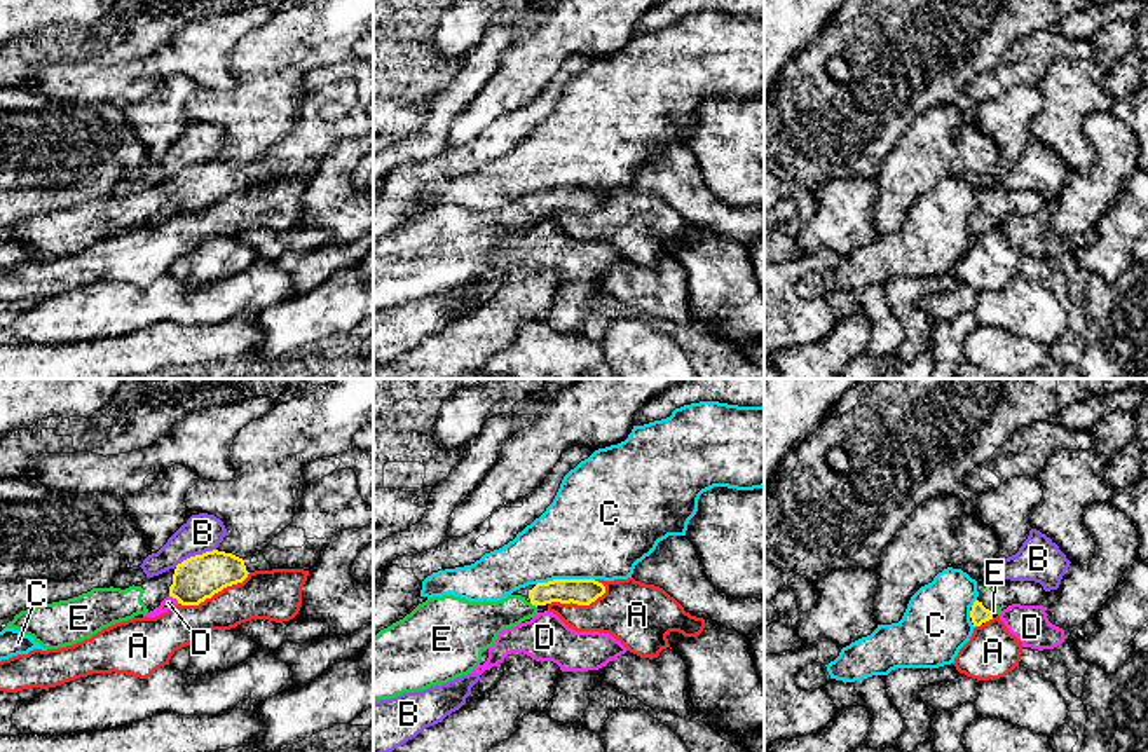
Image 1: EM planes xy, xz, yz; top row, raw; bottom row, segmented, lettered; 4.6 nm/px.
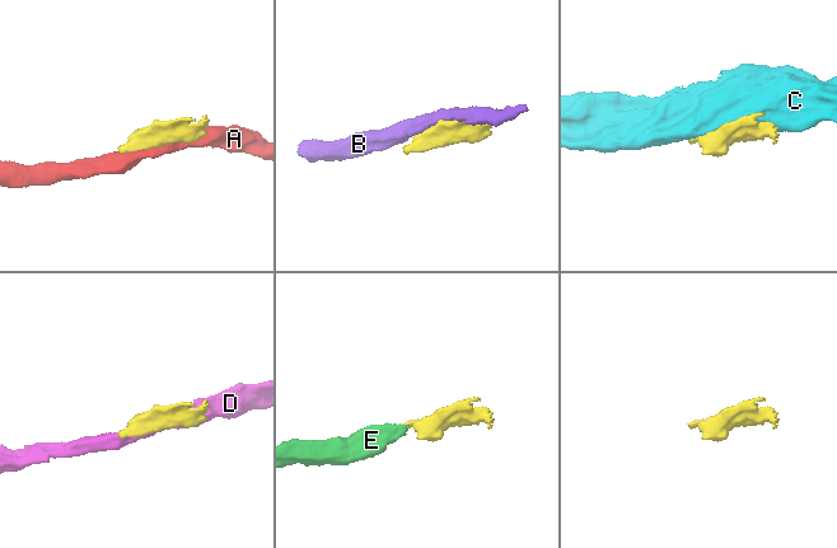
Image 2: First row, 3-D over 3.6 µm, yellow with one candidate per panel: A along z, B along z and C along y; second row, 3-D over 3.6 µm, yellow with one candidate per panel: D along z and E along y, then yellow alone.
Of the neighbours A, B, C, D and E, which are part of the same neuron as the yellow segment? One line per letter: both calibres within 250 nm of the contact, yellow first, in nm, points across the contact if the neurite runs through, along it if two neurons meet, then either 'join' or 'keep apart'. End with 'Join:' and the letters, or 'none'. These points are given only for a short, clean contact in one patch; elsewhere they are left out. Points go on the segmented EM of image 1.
A: 200 nm thick on the yellow side, 220 nm on the other; keep apart
B: 200 nm thick on the yellow side, 180 nm on the other; keep apart
C: 120 nm thick on the yellow side, 440 nm on the other; keep apart
D: 200 nm thick on the yellow side, 60 nm on the other; border along xy (170, 595), (178, 602); keep apart
E: 120 nm thick on the yellow side, 190 nm on the other; runs through xz (583, 592), (545, 592), (532, 604), (482, 622); join
Join: E

